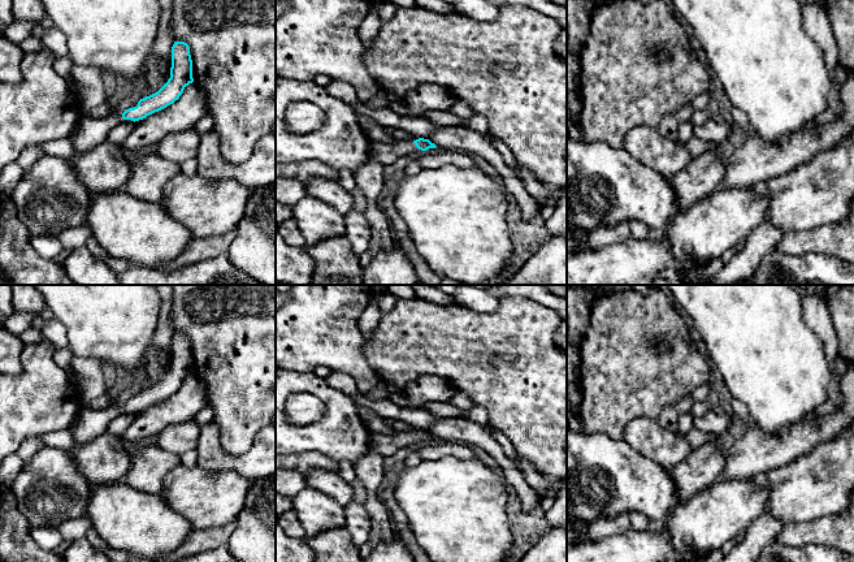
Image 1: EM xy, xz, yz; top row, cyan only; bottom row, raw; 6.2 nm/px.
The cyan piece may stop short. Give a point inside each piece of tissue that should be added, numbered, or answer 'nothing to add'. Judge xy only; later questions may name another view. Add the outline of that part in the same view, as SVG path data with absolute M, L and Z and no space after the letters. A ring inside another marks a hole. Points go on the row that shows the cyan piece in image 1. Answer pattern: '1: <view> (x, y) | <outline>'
1: xy (90, 132) | M109 114L103 118L81 116L75 130L69 137L75 152L86 154L105 142L109 131L122 121L122 114Z

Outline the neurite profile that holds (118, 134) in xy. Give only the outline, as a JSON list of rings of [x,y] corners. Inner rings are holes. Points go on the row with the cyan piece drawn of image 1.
[[[123,120],[122,122],[112,127],[109,134],[107,135],[107,140],[121,146],[127,139],[133,129],[134,129],[134,121]]]

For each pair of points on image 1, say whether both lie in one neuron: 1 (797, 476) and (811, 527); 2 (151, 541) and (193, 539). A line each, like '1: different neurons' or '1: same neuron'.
1: different neurons
2: different neurons

